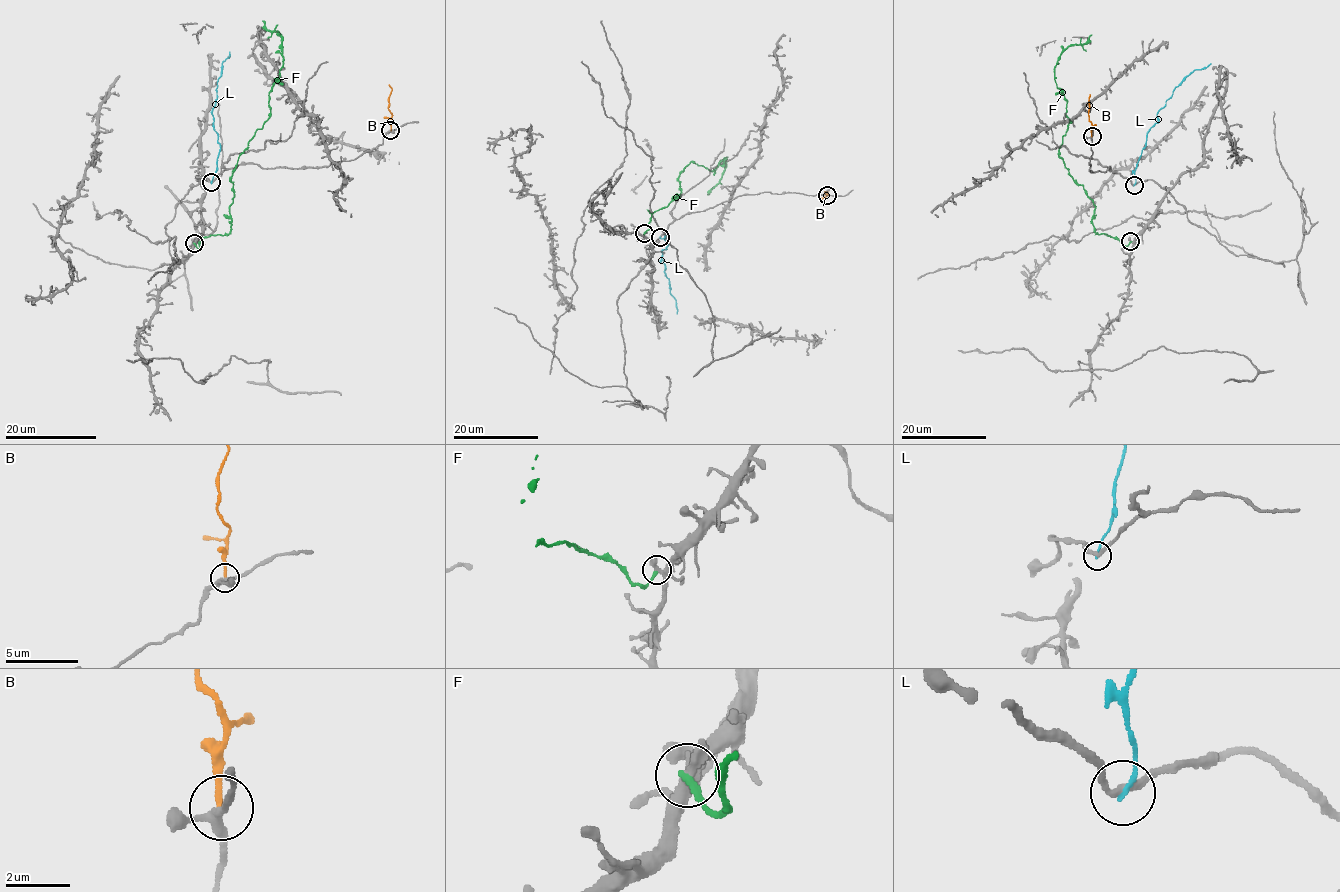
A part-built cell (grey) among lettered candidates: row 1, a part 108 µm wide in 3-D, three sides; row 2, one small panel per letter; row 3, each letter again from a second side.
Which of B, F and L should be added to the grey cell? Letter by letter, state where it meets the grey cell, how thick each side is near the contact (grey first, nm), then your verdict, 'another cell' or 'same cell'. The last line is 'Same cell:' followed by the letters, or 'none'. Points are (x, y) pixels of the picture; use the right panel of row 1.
B: meets grey at (1092, 136); 240 nm thick on the grey side, 190 nm on the other; another cell
F: meets grey at (1130, 241); 320 nm thick on the grey side, 260 nm on the other; another cell
L: meets grey at (1134, 185); 220 nm thick on the grey side, 150 nm on the other; another cell
Same cell: none

